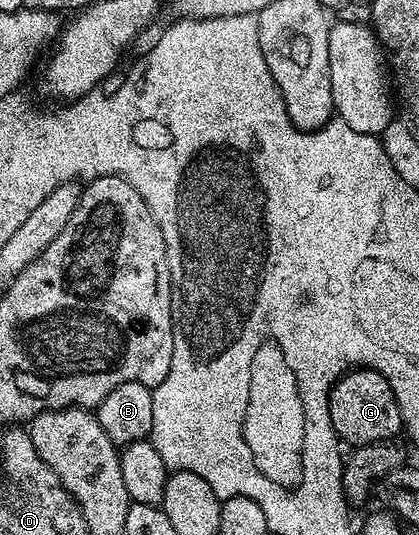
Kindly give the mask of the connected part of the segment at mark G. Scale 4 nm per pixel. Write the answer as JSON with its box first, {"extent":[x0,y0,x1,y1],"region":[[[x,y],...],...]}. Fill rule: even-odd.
{"extent":[329,369,403,448],"region":[[[354,369],[342,375],[329,391],[329,412],[338,440],[353,443],[354,448],[367,443],[393,441],[403,431],[401,410],[395,401],[395,393],[378,371]]]}

